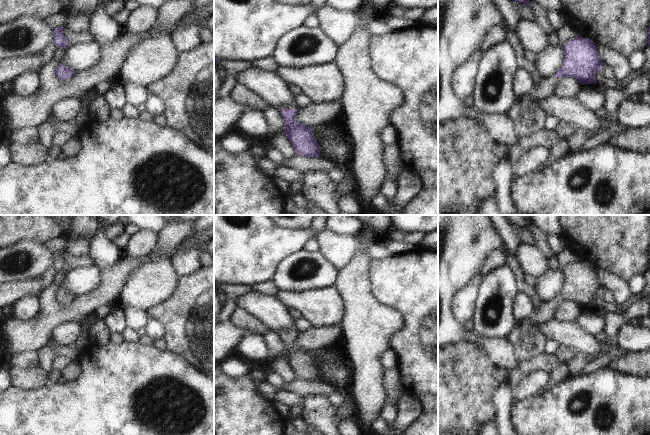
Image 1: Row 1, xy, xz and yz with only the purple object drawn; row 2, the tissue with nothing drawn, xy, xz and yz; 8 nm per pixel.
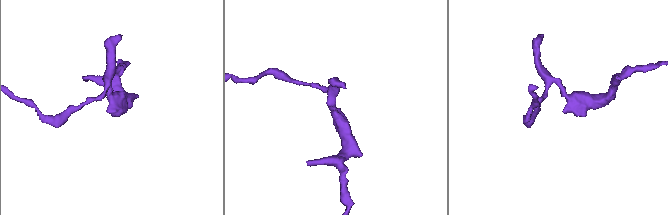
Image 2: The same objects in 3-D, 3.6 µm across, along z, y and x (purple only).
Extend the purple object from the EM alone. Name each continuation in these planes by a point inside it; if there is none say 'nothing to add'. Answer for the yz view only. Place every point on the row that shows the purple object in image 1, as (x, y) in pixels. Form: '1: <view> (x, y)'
1: yz (528, 117)

